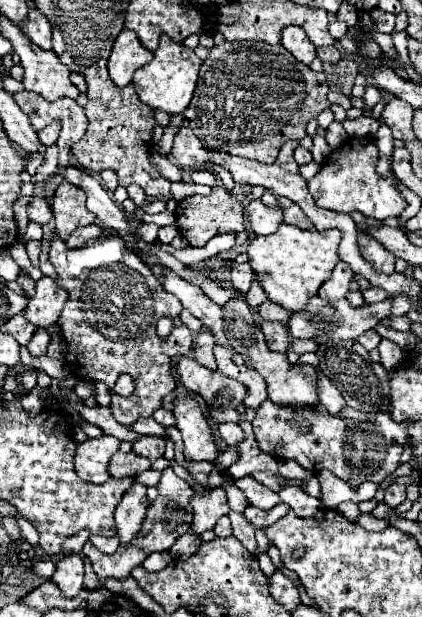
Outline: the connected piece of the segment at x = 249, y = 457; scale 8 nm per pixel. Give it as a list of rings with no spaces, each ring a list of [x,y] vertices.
[[[241,404],[237,408],[241,420],[239,420],[239,426],[243,428],[245,432],[245,438],[237,444],[237,450],[239,450],[239,460],[235,464],[231,464],[229,468],[229,474],[237,480],[237,478],[243,478],[243,476],[249,476],[251,472],[255,470],[269,470],[273,472],[275,476],[279,476],[279,462],[273,458],[273,456],[267,456],[267,454],[261,454],[257,450],[257,442],[255,442],[255,434],[253,434],[253,426],[251,422],[247,422],[243,416],[245,416],[245,404]]]

